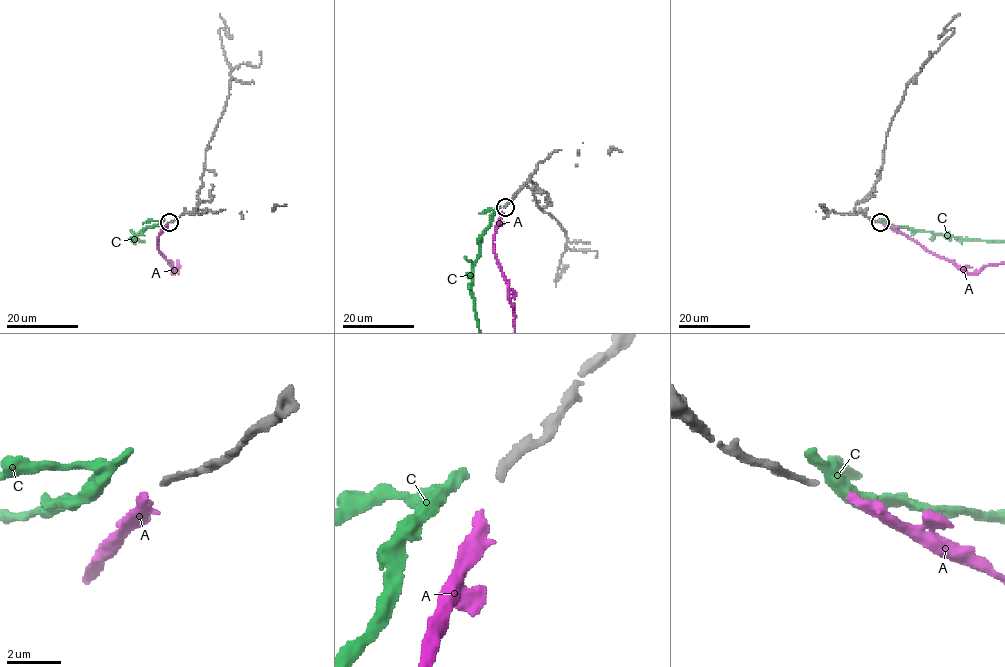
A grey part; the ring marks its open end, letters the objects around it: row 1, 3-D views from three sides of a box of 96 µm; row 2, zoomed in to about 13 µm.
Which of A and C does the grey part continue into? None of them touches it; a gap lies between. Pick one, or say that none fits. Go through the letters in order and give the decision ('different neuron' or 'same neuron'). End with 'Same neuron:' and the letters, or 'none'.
A: same neuron
C: different neuron
Same neuron: A

